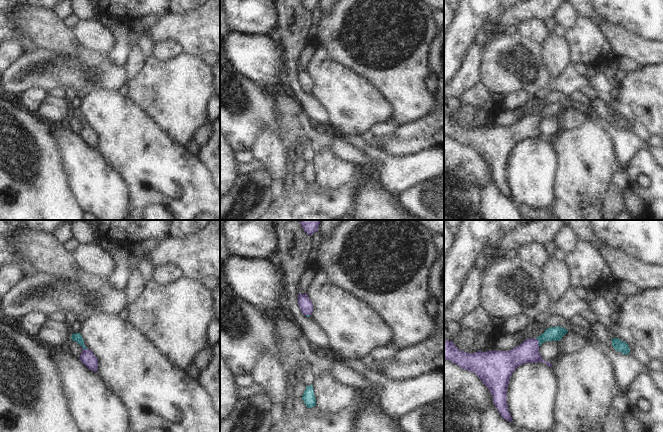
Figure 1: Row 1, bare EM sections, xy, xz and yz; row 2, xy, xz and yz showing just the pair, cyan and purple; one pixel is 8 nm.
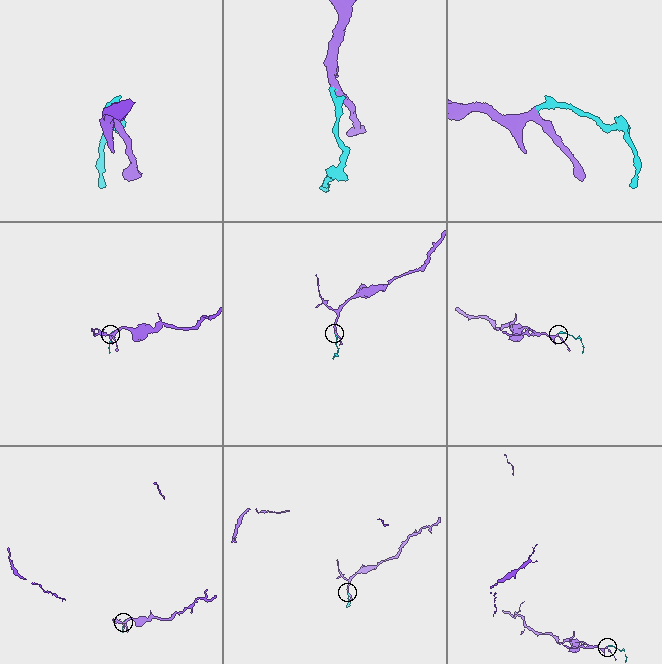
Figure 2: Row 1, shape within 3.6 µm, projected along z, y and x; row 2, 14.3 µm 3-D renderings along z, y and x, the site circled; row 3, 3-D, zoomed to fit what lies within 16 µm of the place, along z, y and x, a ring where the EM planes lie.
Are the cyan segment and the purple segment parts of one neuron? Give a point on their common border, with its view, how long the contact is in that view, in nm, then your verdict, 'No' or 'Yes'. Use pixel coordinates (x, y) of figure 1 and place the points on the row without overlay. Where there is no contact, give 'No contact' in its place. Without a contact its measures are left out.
Touches cyan at xy (84, 124). Shared border 80 nm. Yes

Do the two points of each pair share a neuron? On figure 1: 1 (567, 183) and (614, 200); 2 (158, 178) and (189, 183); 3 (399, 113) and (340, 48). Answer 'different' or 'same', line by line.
1: different
2: same
3: same

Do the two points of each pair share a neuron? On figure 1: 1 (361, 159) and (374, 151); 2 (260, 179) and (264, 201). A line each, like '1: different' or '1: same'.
1: different
2: same

